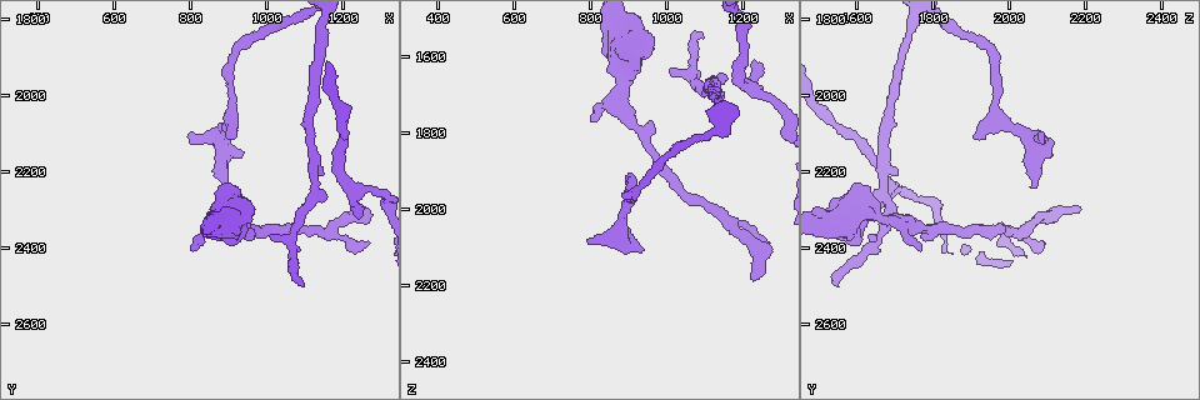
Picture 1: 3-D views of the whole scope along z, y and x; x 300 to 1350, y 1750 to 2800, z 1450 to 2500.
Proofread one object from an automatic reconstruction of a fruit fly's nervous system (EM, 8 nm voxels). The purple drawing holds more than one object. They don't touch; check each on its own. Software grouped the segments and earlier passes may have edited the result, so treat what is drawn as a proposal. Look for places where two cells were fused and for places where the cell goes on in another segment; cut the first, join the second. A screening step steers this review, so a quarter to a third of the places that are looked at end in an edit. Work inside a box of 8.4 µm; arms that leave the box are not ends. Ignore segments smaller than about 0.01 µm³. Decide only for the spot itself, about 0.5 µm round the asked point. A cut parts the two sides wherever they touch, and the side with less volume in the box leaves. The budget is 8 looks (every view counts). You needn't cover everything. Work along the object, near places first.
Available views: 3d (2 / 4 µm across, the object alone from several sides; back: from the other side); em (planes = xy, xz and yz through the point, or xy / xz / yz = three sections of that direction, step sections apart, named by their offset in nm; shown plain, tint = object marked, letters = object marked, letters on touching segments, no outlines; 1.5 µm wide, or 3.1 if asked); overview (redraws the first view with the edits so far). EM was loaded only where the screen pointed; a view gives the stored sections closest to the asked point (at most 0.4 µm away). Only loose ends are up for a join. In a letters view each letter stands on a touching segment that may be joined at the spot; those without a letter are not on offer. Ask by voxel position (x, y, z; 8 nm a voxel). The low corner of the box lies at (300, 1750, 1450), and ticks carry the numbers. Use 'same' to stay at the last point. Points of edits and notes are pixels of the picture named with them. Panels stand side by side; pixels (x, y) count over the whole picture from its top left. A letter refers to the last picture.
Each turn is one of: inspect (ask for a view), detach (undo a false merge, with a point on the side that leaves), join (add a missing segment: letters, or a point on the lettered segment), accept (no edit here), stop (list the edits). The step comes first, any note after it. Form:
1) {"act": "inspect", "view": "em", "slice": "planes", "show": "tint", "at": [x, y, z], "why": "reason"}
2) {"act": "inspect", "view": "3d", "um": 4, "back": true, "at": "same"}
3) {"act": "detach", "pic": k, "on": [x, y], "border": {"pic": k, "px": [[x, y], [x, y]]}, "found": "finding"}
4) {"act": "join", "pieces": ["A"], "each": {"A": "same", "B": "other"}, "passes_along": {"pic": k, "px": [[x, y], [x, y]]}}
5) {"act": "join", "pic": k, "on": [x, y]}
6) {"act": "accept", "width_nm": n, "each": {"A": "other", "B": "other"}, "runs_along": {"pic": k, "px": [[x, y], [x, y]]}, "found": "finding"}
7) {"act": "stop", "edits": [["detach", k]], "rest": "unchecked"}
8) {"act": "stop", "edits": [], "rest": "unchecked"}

{"act": "inspect", "view": "em", "slice": "planes", "show": "letters", "at": [1095, 2505, 1545], "why": "an open end"}

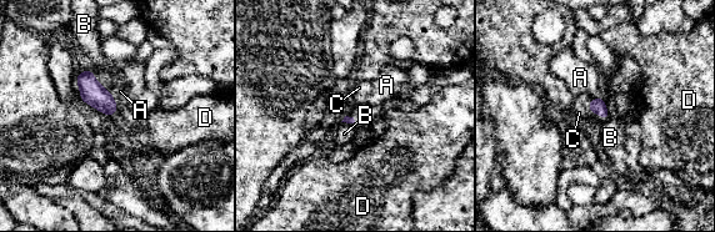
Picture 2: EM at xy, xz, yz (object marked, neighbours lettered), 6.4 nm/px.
{"act": "join", "pieces": ["C"], "longest_contact_nm": ["A", 100], "each": {"A": "other", "B": "other", "C": "same", "D": "other"}, "passes_along": {"pic": 2, "px": [[596, 105], [589, 107], [579, 112]]}, "found": "the cell continues"}

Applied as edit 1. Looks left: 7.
{"act": "inspect", "view": "em", "slice": "planes", "show": "letters", "at": [1220, 2305, 1610], "why": "an open end"}

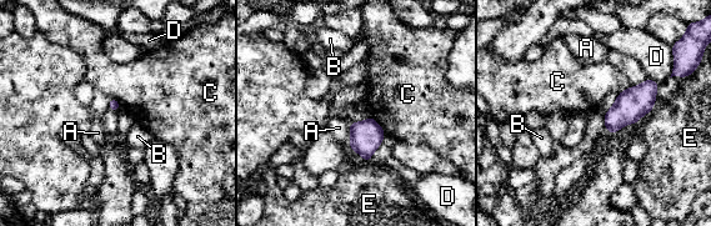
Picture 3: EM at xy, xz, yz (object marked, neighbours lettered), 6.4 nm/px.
{"act": "accept", "longest_contact_nm": ["C", 160], "each": {"A": "other", "B": "other", "C": "other", "D": "other", "E": "other"}, "border": {"pic": 3, "px": [[350, 121], [350, 142], [348, 145]]}, "found": "no lettered segment goes on from it"}

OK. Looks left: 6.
{"act": "stop", "edits": [["join", 2]], "rest": "unchecked"}

